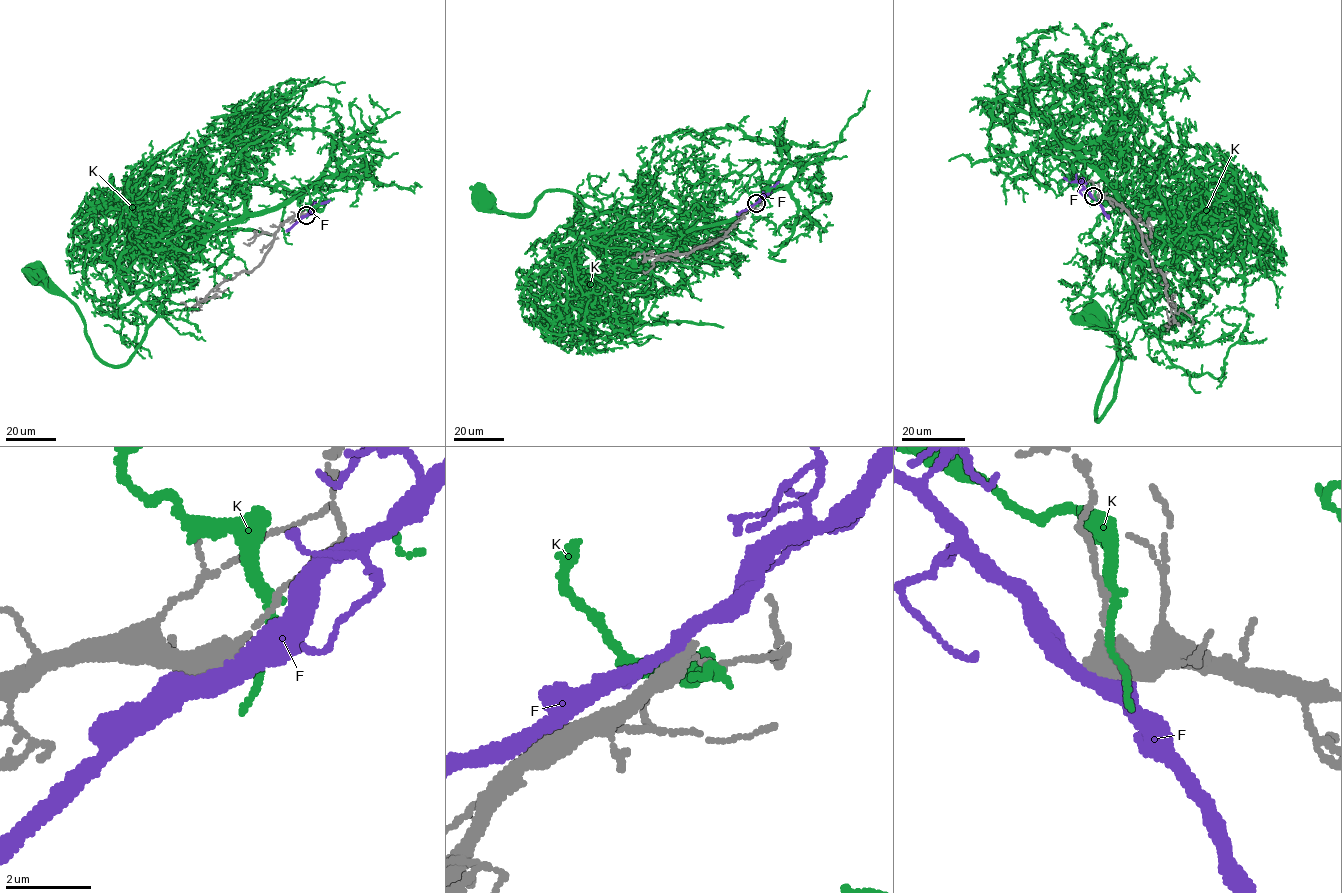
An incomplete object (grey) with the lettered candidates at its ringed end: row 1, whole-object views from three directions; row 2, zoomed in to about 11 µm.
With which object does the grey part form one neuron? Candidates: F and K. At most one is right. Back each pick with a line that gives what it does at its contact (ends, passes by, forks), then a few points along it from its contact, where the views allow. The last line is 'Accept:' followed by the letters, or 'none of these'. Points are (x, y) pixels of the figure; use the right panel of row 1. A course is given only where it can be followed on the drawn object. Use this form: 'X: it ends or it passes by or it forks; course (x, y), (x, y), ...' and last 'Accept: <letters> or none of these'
Accept: none of these

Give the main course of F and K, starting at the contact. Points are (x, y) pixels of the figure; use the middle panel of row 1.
F: (755, 204), (778, 181)
K: (758, 205), (749, 196), (764, 190), (737, 216), (655, 236), (569, 192), (546, 191), (519, 215), (483, 199)

